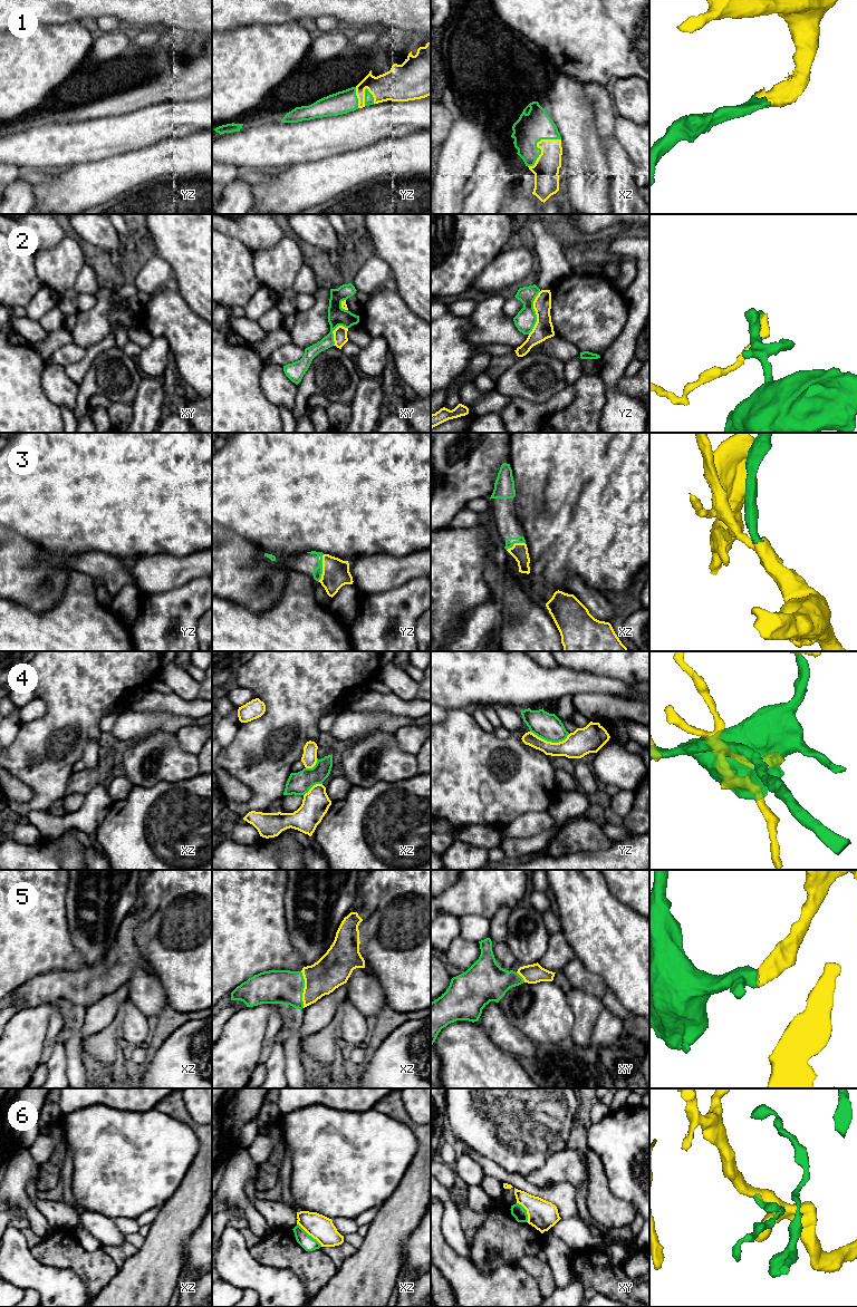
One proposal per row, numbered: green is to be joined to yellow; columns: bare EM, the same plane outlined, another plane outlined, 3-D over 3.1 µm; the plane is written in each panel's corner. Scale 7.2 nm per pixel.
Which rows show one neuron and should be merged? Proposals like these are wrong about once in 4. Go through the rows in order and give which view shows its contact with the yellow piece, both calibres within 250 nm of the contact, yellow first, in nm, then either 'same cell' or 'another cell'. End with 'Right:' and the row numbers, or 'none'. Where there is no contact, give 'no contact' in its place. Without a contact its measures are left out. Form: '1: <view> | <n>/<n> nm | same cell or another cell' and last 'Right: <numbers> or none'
1: xz | 190/220 nm | same cell
2: yz | 140/150 nm | another cell
3: yz | 190/70 nm | same cell
4: yz | 190/190 nm | another cell
5: xz | 240/240 nm | same cell
6: xz | 180/100 nm | another cell
Right: 1, 3, 5

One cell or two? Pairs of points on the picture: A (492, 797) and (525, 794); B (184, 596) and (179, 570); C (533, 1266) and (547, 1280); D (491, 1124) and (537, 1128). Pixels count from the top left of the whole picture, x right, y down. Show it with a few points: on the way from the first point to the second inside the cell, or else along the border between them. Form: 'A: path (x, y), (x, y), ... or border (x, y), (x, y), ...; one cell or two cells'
A: path (500, 794), (517, 794); one cell
B: border (200, 575), (190, 579), (179, 587), (157, 592); two cells
C: path (537, 1269), (543, 1277); one cell
D: path (502, 1125), (526, 1126); one cell

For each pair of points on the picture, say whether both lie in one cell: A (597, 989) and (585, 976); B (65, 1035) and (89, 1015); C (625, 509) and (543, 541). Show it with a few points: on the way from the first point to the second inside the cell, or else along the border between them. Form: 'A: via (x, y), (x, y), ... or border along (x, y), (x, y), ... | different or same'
A: via (594, 986), (587, 979) | same
B: via (74, 1037), (78, 1037), (89, 1024) | same
C: via (605, 509), (590, 509), (564, 535) | same

